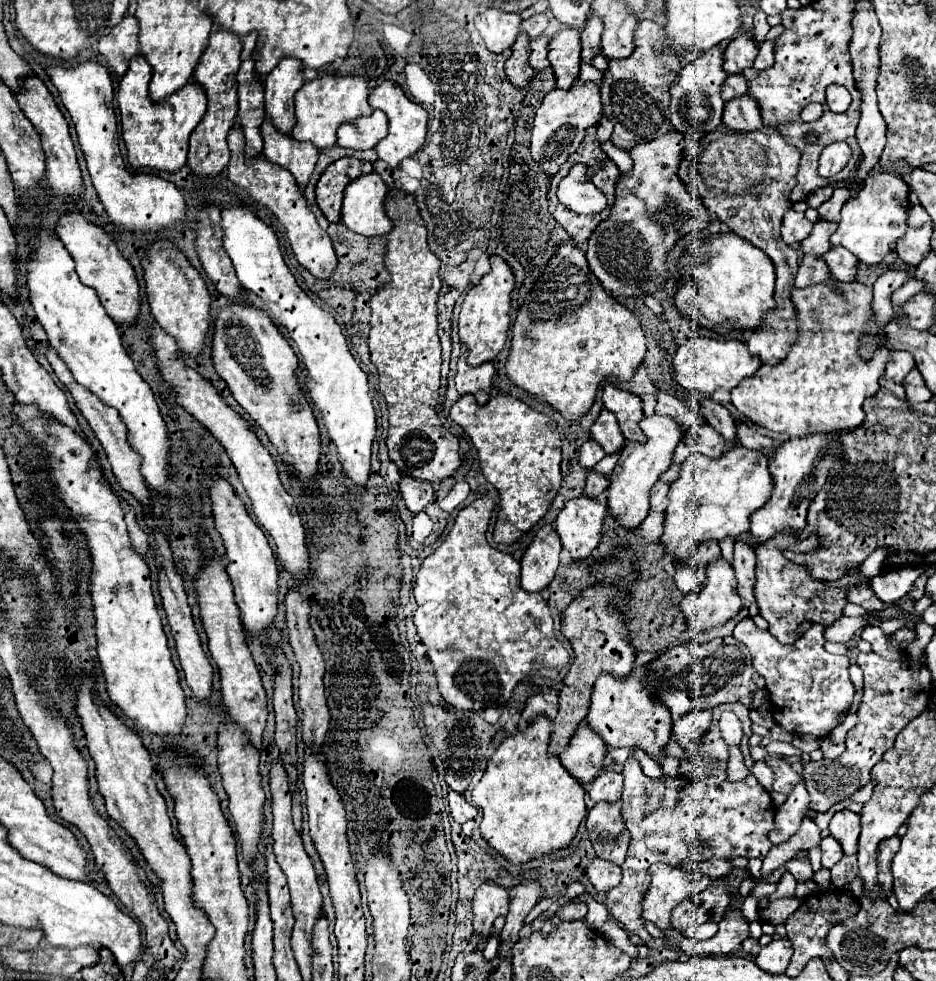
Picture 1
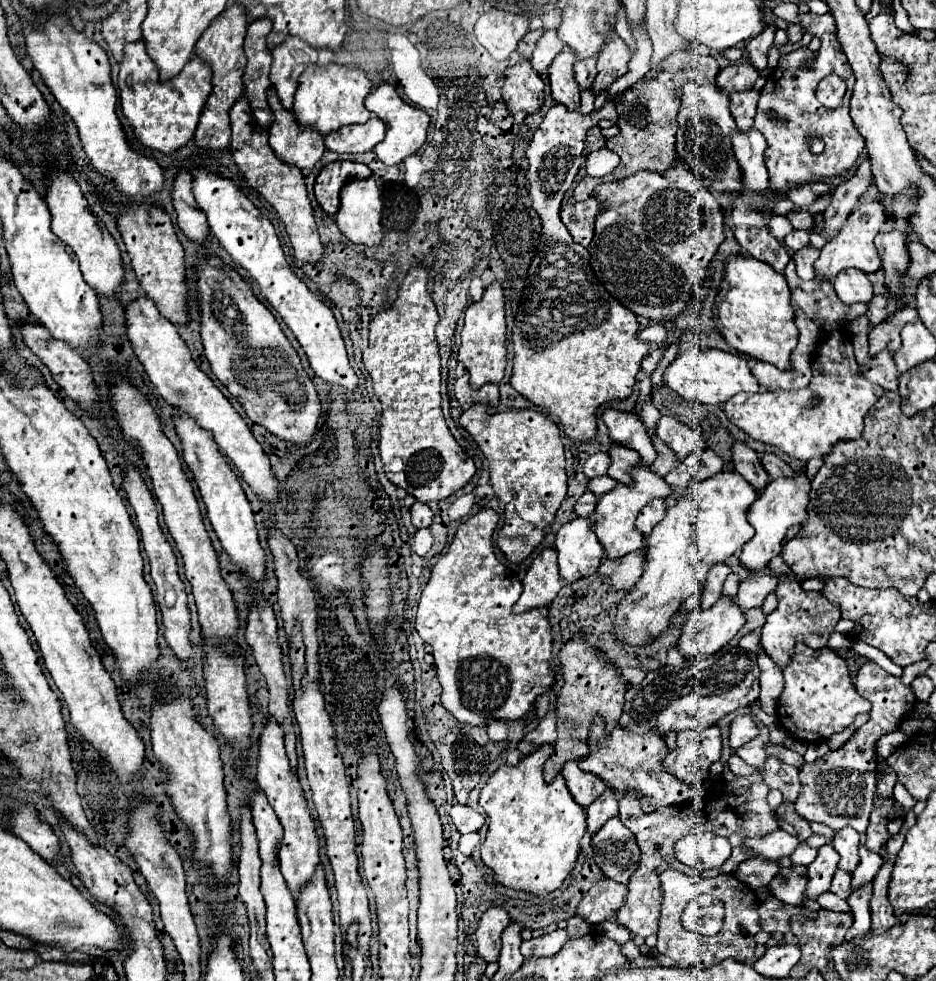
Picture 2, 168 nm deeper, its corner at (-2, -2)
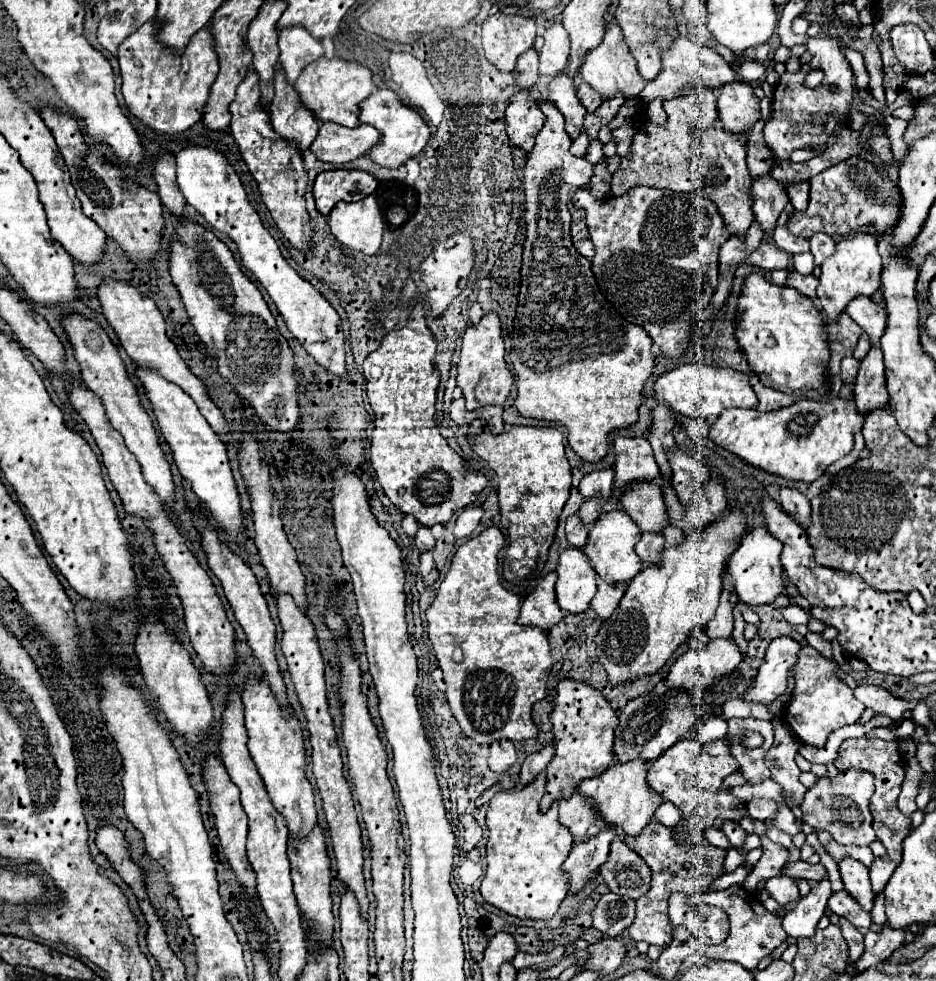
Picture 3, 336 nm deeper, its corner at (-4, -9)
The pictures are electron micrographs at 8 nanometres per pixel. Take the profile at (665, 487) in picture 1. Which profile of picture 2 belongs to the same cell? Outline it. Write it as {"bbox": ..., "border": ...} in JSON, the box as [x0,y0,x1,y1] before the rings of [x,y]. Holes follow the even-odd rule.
{"bbox":[636,498,666,536],"border":[[[654,498],[652,502],[648,502],[648,504],[642,508],[642,512],[640,512],[638,520],[636,520],[636,530],[638,530],[640,534],[648,536],[650,530],[652,530],[656,524],[662,522],[664,514],[666,514],[664,498]]]}

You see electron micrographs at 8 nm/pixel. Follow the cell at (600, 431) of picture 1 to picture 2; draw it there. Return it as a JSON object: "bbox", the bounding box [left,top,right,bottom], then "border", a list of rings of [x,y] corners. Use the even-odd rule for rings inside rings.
{"bbox":[608,444,642,486],"border":[[[612,444],[610,458],[612,458],[612,466],[610,466],[610,470],[608,470],[608,476],[612,476],[614,480],[618,480],[620,484],[630,486],[630,482],[632,482],[630,470],[642,462],[640,456],[638,456],[634,450],[630,450],[630,448]]]}

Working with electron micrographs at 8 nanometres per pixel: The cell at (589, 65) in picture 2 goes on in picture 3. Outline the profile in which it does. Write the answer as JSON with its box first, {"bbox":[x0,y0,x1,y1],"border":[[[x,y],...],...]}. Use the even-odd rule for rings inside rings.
{"bbox":[578,81,602,113],"border":[[[584,81],[578,85],[578,99],[586,107],[586,111],[590,111],[590,113],[602,103],[602,97],[588,83],[584,83]]]}

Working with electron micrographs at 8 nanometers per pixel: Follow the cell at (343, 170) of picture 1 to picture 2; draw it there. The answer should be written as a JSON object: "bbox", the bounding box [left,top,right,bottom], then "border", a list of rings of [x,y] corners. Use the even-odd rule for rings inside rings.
{"bbox":[314,162,372,216],"border":[[[332,162],[326,164],[316,182],[314,182],[314,194],[318,204],[332,216],[340,208],[340,190],[344,184],[352,180],[364,180],[370,178],[372,170],[366,164],[356,164],[356,162]]]}

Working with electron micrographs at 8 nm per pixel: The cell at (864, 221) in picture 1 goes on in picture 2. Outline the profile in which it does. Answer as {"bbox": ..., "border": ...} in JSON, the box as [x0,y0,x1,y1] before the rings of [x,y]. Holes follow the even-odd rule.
{"bbox":[814,202,886,282],"border":[[[864,202],[864,204],[860,204],[858,210],[848,216],[848,220],[842,226],[842,230],[838,232],[838,236],[834,240],[830,240],[822,248],[820,258],[814,262],[816,278],[822,278],[826,282],[834,282],[834,278],[842,270],[848,270],[848,268],[856,268],[856,270],[860,270],[864,274],[880,270],[882,262],[878,258],[878,252],[876,252],[876,246],[874,246],[874,238],[880,232],[884,222],[886,222],[886,214],[884,214],[884,206],[880,202]]]}

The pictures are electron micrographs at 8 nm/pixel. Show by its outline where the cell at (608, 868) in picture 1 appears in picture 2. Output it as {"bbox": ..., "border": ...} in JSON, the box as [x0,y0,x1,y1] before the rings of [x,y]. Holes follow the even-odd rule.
{"bbox":[576,878,628,924],"border":[[[604,878],[588,890],[588,894],[582,898],[576,914],[582,916],[590,924],[600,924],[600,922],[612,918],[624,906],[626,894],[628,894],[626,886]]]}

